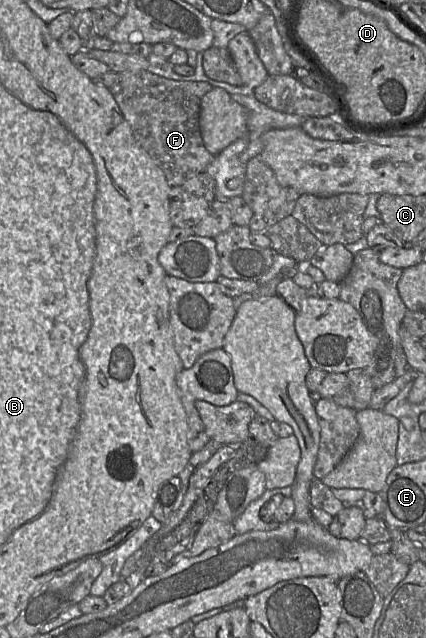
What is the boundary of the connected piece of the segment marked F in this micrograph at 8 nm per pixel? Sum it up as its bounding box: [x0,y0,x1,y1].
[109,70,216,227]

